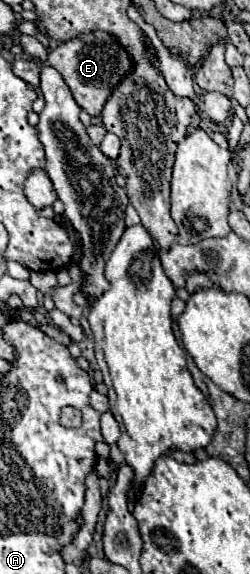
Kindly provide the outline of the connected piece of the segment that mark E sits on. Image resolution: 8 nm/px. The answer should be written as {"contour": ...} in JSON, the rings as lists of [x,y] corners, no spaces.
{"contour":[[[98,30],[82,34],[68,42],[60,42],[54,50],[50,50],[46,64],[56,68],[62,74],[62,78],[68,84],[68,88],[72,90],[72,96],[78,102],[78,106],[96,118],[102,116],[102,108],[104,108],[106,100],[110,98],[112,90],[128,76],[128,72],[134,66],[132,56],[118,42],[118,38],[108,32],[98,32]]]}

